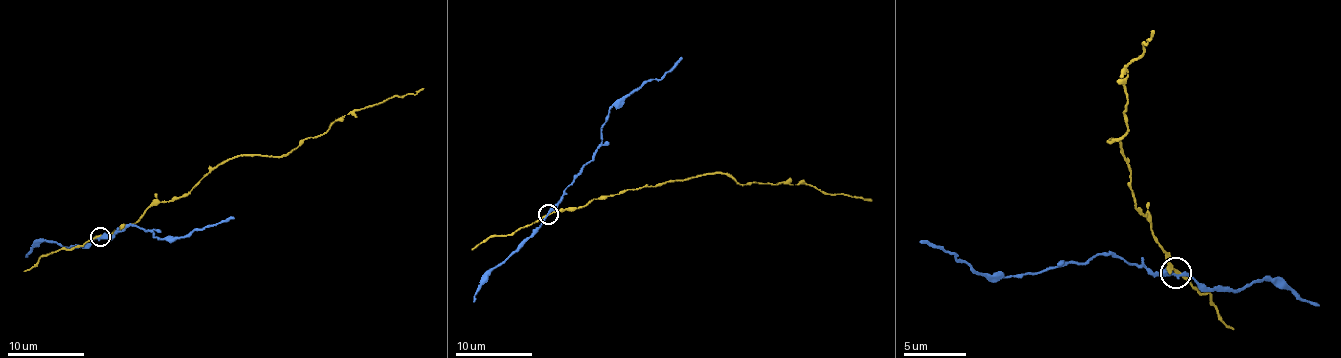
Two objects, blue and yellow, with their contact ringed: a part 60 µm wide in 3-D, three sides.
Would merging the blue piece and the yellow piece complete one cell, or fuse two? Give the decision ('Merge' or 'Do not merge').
Do not merge

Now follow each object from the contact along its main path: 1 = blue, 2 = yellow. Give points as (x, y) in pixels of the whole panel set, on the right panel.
1: (1175, 275), (1153, 275), (1109, 253), (1097, 253), (1084, 262), (1031, 272), (975, 272), (953, 253), (919, 240)
2: (1175, 272), (1134, 206), (1131, 169), (1109, 140), (1128, 131), (1125, 65), (1144, 53), (1153, 31)

